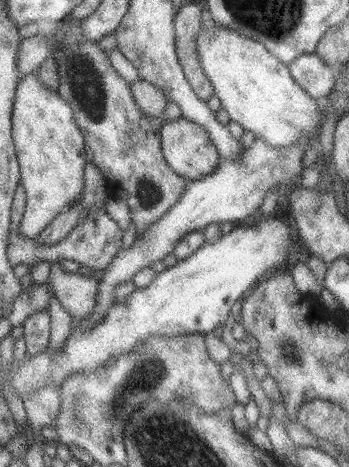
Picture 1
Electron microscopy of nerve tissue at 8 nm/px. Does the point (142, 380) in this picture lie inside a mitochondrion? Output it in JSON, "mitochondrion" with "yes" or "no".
{"mitochondrion":"yes"}

